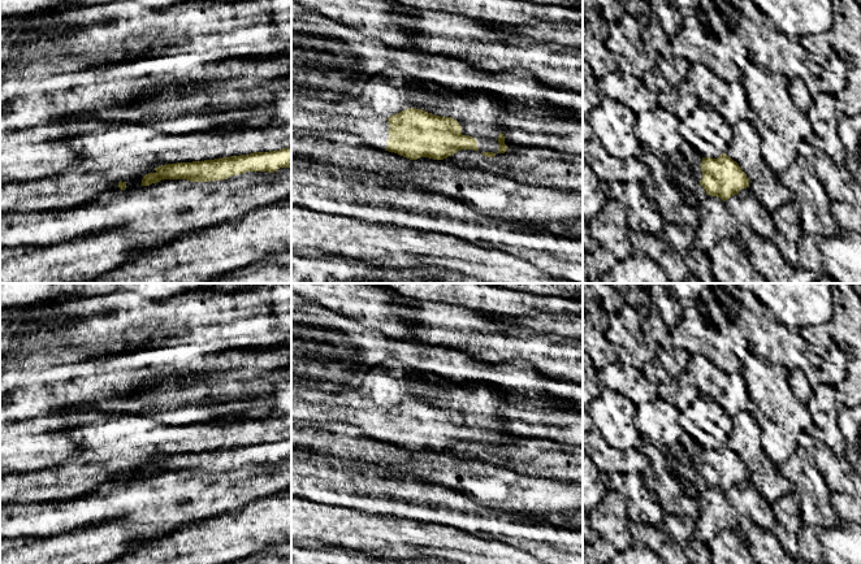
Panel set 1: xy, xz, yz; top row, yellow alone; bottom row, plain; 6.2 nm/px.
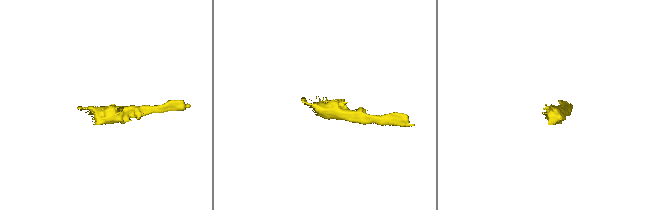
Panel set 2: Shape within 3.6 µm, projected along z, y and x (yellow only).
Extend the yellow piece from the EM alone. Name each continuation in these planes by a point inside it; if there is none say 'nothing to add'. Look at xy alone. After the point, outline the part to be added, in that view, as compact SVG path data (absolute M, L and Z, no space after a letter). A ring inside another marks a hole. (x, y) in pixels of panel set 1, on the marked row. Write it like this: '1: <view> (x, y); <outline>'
nothing to add

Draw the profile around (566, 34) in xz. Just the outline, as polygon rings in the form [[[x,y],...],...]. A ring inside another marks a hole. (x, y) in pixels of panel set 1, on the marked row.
[[[485,22],[502,35],[520,35],[533,39],[536,43],[557,43],[570,48],[576,48],[583,53],[583,25],[580,23],[553,23],[528,22],[524,25],[503,25],[498,22]]]

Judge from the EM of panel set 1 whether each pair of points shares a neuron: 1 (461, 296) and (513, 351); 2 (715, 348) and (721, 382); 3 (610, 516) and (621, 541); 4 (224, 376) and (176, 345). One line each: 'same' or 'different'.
1: different
2: different
3: same
4: different

